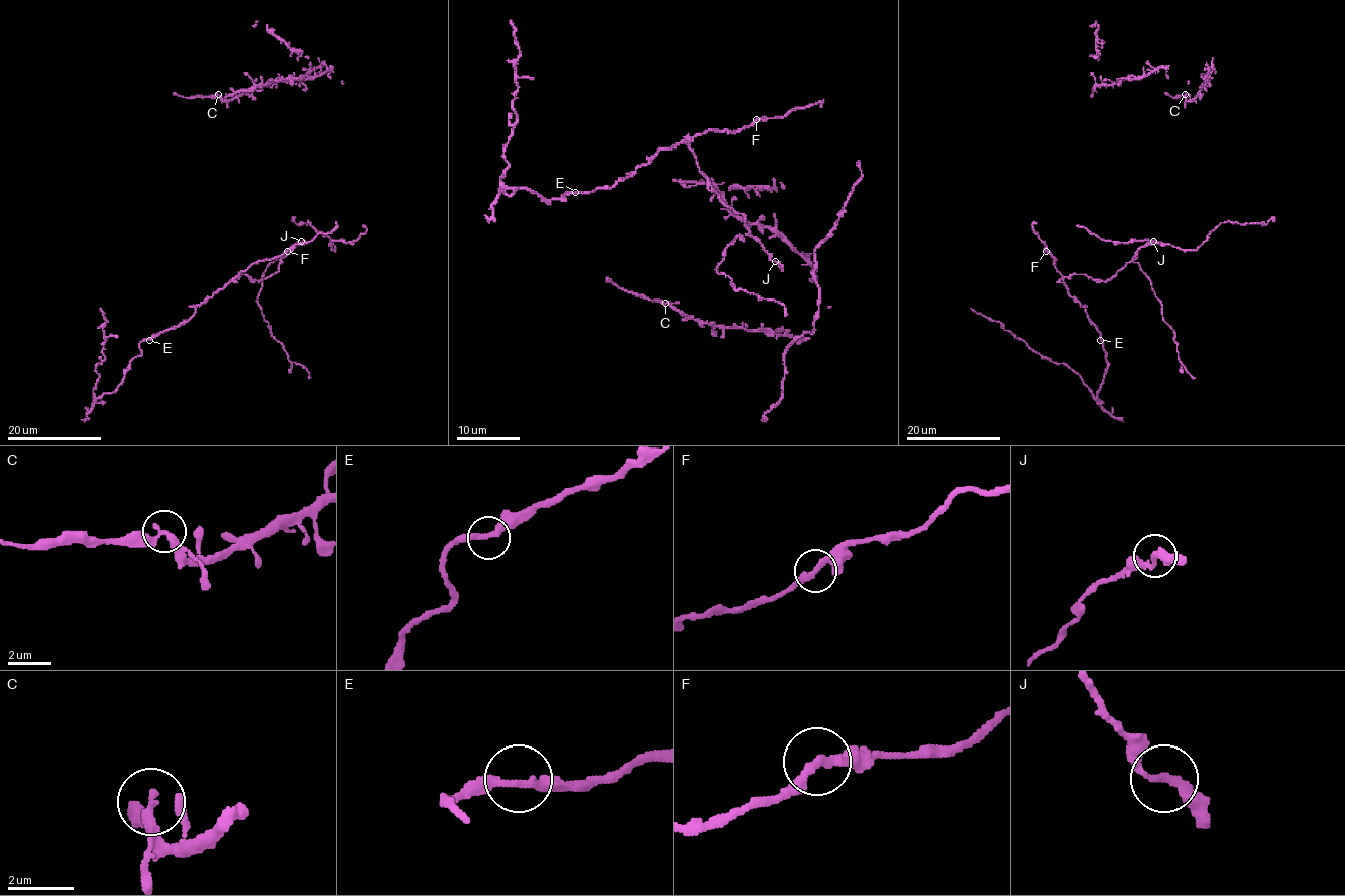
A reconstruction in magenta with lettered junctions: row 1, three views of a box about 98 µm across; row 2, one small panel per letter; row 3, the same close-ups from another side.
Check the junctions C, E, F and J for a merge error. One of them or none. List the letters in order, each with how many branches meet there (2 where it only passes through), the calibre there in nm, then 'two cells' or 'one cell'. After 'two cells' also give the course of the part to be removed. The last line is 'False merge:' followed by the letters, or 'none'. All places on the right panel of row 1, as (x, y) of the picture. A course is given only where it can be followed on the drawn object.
C: 2 branches meet; 280 nm thick; one cell
E: 2 branches meet; 280 nm thick; one cell
F: 2 branches meet; 280 nm thick; one cell
J: 2 branches meet; 280 nm thick; one cell
False merge: none

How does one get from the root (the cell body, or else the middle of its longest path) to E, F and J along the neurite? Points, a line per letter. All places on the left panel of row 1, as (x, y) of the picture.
E: (278, 267), (276, 273), (259, 281), (244, 274), (231, 279), (204, 303), (198, 304), (188, 320), (149, 340)
F: (278, 267), (276, 273), (259, 281), (244, 274), (237, 276), (253, 263), (278, 258), (287, 251)
J: (278, 267), (286, 253), (301, 241)

